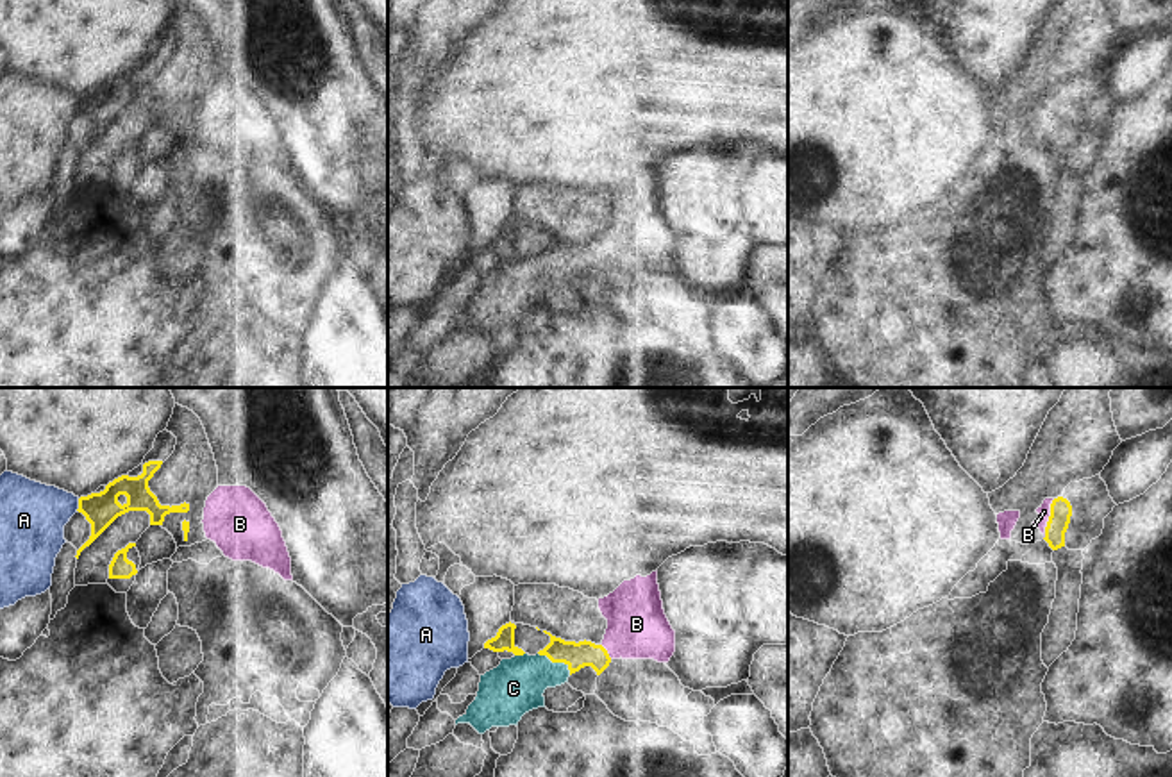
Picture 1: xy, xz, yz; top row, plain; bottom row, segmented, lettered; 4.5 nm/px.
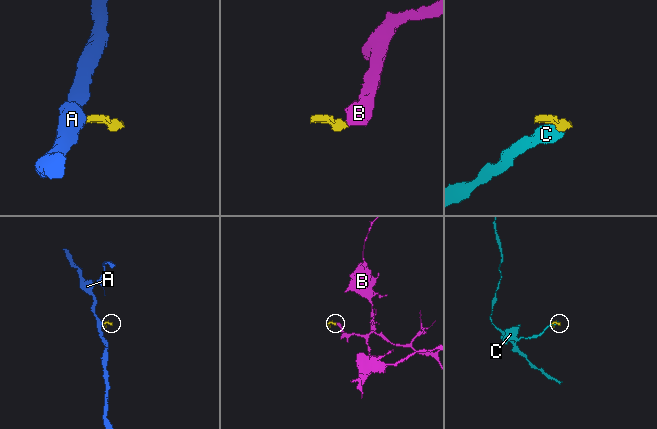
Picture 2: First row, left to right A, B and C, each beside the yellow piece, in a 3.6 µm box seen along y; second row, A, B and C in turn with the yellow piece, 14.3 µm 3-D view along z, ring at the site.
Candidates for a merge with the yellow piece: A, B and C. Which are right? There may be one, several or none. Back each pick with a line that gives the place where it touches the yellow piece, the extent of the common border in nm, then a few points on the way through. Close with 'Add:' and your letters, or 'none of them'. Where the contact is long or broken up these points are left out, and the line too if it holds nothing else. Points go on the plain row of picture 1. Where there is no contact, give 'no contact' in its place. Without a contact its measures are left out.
B: yz (1049, 118) | 190 nm | across yz (1058, 122), (1049, 118), (1044, 111)
C: xz (556, 261) | 180 nm | across xz (581, 254), (556, 261), (513, 288)
Add: B, C

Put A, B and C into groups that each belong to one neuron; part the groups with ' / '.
A / B C

